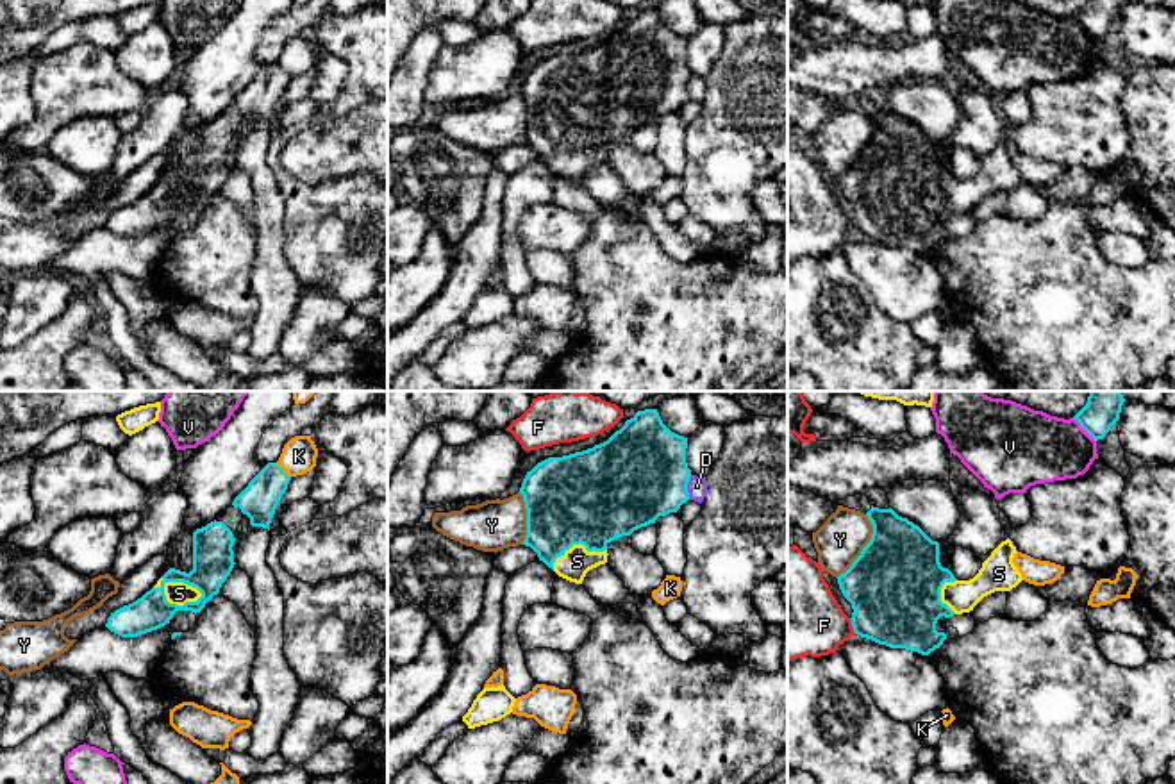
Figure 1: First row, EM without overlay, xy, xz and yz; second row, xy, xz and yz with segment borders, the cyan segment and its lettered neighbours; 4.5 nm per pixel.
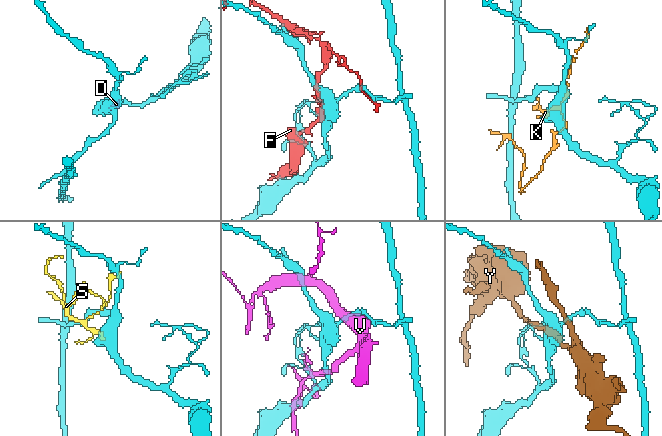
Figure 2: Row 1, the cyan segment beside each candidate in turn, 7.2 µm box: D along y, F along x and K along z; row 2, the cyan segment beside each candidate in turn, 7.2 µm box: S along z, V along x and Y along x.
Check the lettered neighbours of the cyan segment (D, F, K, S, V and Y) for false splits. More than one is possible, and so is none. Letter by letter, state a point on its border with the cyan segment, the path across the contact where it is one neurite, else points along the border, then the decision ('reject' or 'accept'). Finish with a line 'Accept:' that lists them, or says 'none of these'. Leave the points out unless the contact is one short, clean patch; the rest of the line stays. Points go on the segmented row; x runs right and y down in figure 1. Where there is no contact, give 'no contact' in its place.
D: xz (686, 488) | reject
F: yz (852, 625) | along yz (849, 618), (856, 633) | reject
K: xy (283, 470) | reject
S: xy (179, 581) | across xy (213, 558), (190, 581), (179, 581), (179, 593) | accept
V: yz (1083, 427) | reject
Y: yz (865, 547) | reject
Accept: S

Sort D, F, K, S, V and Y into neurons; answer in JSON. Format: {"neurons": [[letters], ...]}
{"neurons": [["D", "K"], ["F"], ["S"], ["V"], ["Y"]]}

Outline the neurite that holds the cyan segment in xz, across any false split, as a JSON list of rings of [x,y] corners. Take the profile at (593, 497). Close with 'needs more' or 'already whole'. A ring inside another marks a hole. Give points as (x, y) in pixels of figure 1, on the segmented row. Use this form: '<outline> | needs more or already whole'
[[[645,409],[607,441],[538,463],[520,488],[527,509],[523,545],[559,577],[582,584],[589,570],[607,563],[611,541],[677,513],[689,500],[686,448],[688,438],[671,432],[657,409]]] | needs more

